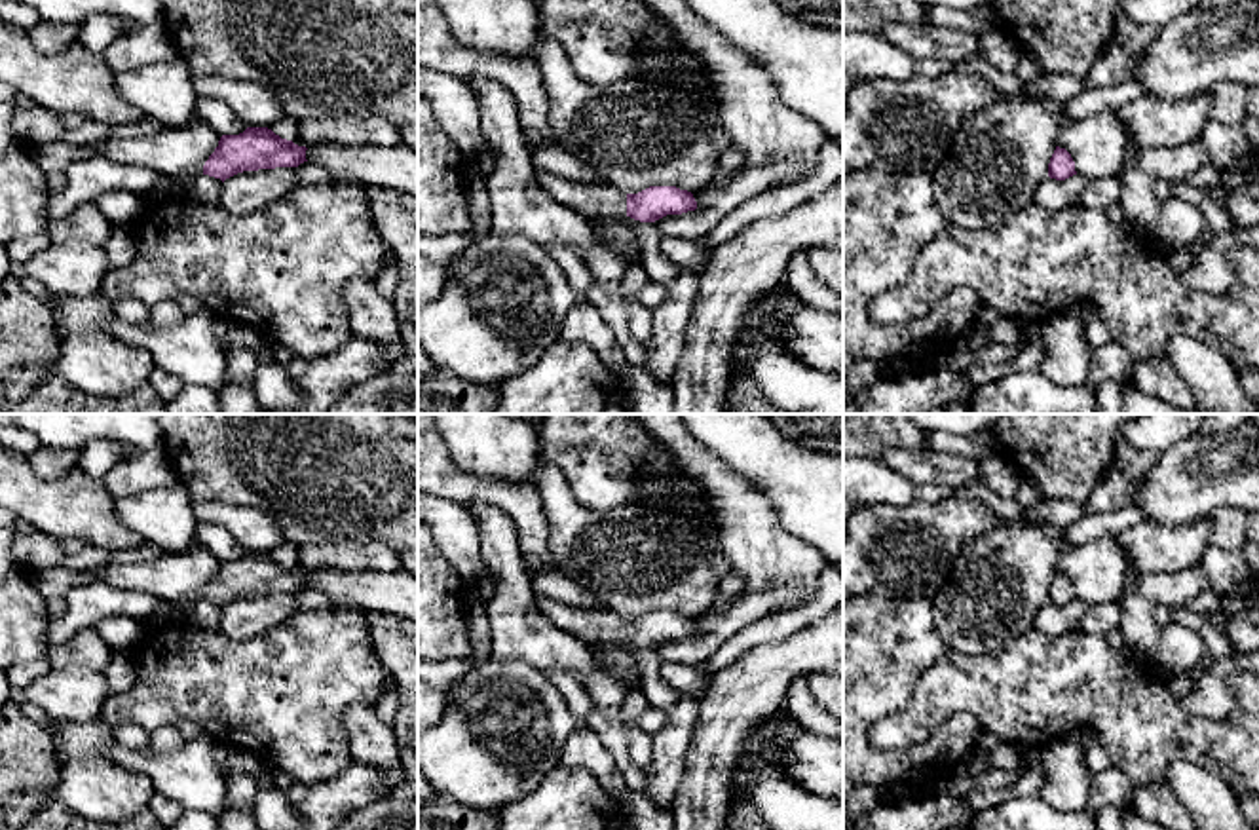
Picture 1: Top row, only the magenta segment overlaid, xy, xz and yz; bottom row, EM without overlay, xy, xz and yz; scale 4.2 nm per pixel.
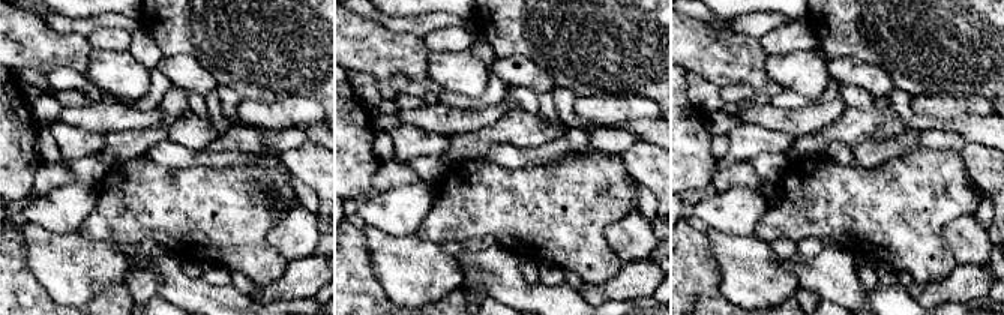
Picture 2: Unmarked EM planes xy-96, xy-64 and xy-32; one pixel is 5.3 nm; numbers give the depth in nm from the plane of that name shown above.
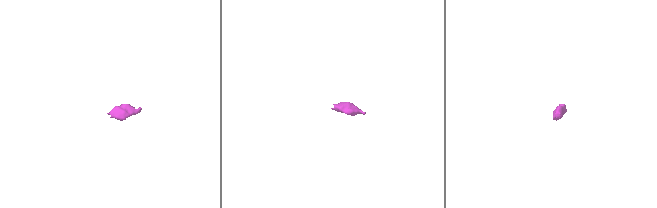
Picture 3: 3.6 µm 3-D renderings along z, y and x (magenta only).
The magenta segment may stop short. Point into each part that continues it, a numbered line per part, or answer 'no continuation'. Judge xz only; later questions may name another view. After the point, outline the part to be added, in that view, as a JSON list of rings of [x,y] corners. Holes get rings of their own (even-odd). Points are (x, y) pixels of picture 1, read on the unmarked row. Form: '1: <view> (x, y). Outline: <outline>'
1: xz (589, 625). Outline: [[[536,594],[536,606],[562,631],[583,644],[623,644],[627,640],[627,619],[610,610],[585,610]]]

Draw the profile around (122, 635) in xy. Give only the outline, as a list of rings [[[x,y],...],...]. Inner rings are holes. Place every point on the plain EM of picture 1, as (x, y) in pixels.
[[[114,615],[99,623],[95,631],[114,653],[133,653],[142,634],[142,621]]]

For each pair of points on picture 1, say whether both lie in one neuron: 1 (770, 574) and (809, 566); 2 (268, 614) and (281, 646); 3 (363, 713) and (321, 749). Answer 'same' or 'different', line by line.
1: same
2: different
3: different

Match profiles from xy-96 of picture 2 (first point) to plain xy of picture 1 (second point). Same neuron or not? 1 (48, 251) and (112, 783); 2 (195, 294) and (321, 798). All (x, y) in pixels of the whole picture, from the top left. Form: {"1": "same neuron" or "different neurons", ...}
{"1": "same neuron", "2": "different neurons"}

